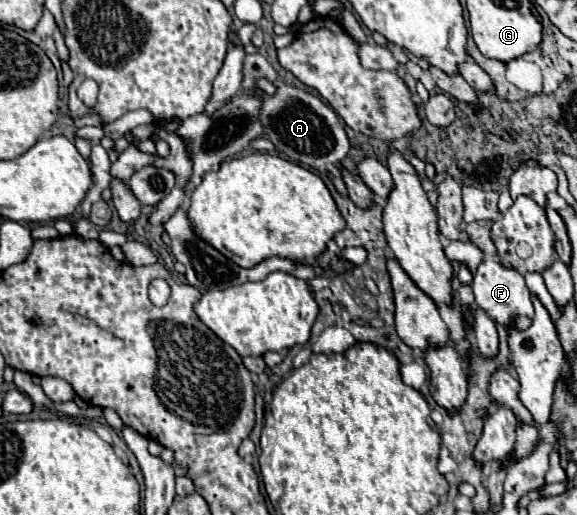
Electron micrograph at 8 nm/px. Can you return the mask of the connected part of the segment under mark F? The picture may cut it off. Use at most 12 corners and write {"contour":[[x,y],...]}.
{"contour":[[498,260],[474,272],[476,304],[496,322],[528,328],[524,276]]}

